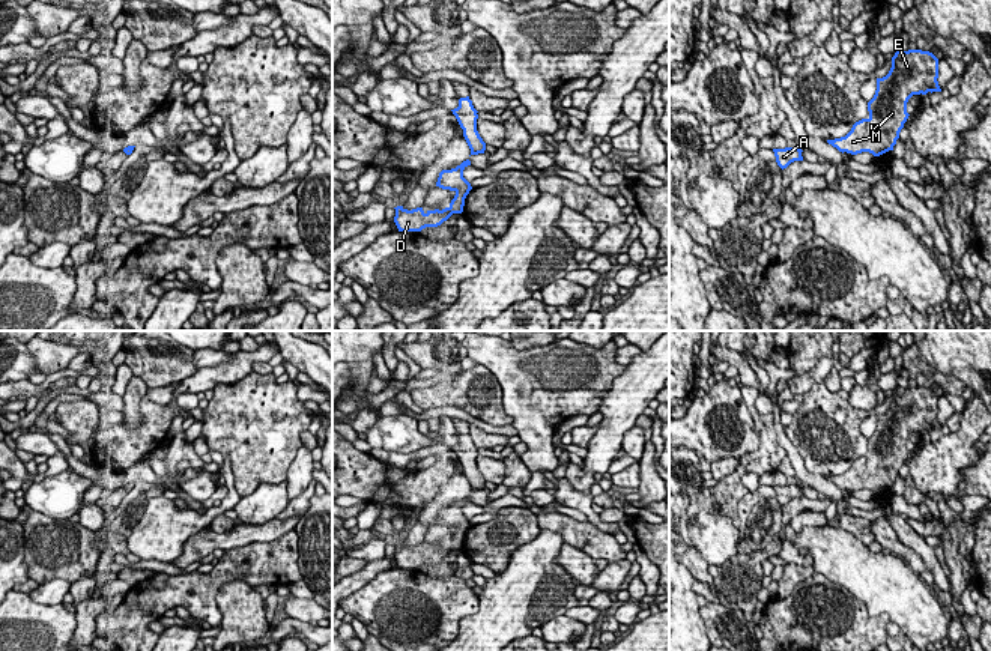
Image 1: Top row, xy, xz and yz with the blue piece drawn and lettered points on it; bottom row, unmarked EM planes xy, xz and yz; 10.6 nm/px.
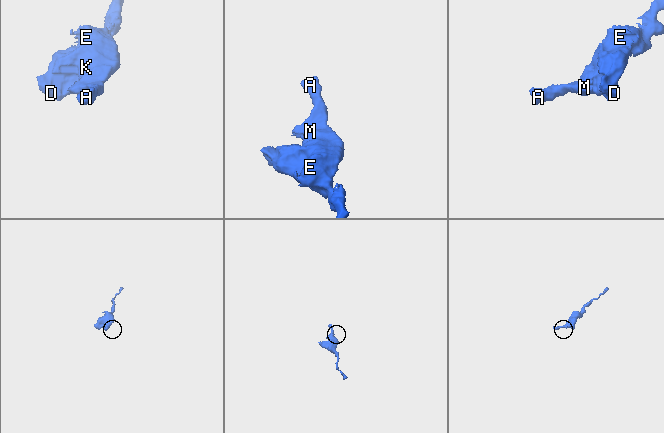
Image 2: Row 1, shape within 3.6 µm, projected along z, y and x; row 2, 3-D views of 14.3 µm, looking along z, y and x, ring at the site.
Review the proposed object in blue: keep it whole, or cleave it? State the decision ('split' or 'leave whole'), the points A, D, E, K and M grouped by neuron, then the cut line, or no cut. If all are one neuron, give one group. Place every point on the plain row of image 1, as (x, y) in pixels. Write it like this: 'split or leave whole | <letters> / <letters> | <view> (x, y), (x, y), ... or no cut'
leave whole | A D E K M | no cut

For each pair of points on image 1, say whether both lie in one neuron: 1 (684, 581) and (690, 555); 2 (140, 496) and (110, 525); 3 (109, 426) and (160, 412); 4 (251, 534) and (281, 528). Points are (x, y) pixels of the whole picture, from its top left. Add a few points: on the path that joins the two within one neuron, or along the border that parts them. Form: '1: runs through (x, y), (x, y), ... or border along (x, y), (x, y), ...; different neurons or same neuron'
1: border along (684, 566), (695, 579); different neurons
2: runs through (133, 504), (118, 519); same neuron
3: runs through (121, 433), (139, 433), (148, 424); same neuron
4: runs through (259, 534), (274, 529); same neuron

